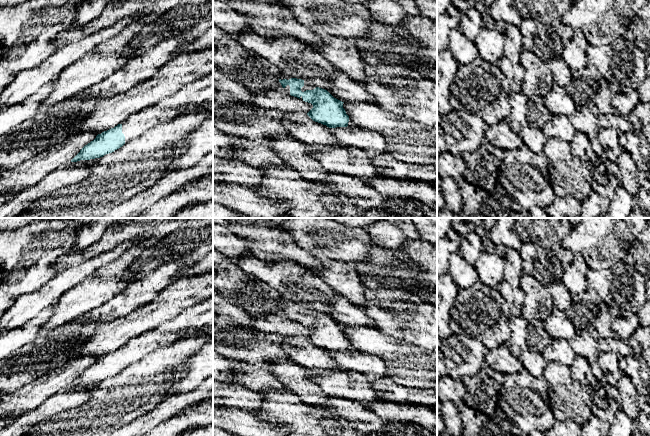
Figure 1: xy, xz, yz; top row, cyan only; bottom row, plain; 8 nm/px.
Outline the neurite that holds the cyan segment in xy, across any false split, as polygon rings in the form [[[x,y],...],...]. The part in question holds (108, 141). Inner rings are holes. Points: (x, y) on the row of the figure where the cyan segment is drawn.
[[[213,72],[182,87],[172,96],[132,114],[121,124],[98,134],[71,160],[103,157],[141,136],[150,128],[167,123],[213,100]]]

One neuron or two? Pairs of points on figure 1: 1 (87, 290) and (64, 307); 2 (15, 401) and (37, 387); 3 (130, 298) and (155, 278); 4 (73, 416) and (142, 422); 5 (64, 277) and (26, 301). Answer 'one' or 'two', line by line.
1: one
2: one
3: one
4: two
5: one

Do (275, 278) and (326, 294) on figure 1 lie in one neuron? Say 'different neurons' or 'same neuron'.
same neuron

